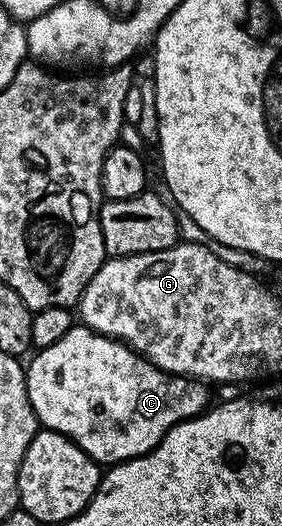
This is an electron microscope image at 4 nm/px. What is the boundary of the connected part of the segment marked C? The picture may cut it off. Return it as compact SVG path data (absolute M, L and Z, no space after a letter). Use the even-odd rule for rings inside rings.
M85 325L71 326L70 331L64 333L64 337L60 337L60 341L41 348L37 354L38 356L30 364L28 362L25 364L24 382L26 384L26 396L36 413L39 424L47 431L58 431L67 439L72 440L78 448L86 452L99 465L127 463L130 459L147 455L177 423L183 423L185 419L193 419L194 416L202 414L211 402L211 400L209 401L211 388L203 380L187 379L184 375L170 375L166 371L161 371L158 367L152 366L142 359L141 356L130 351L125 344L116 339L109 339L107 335L98 335Z

